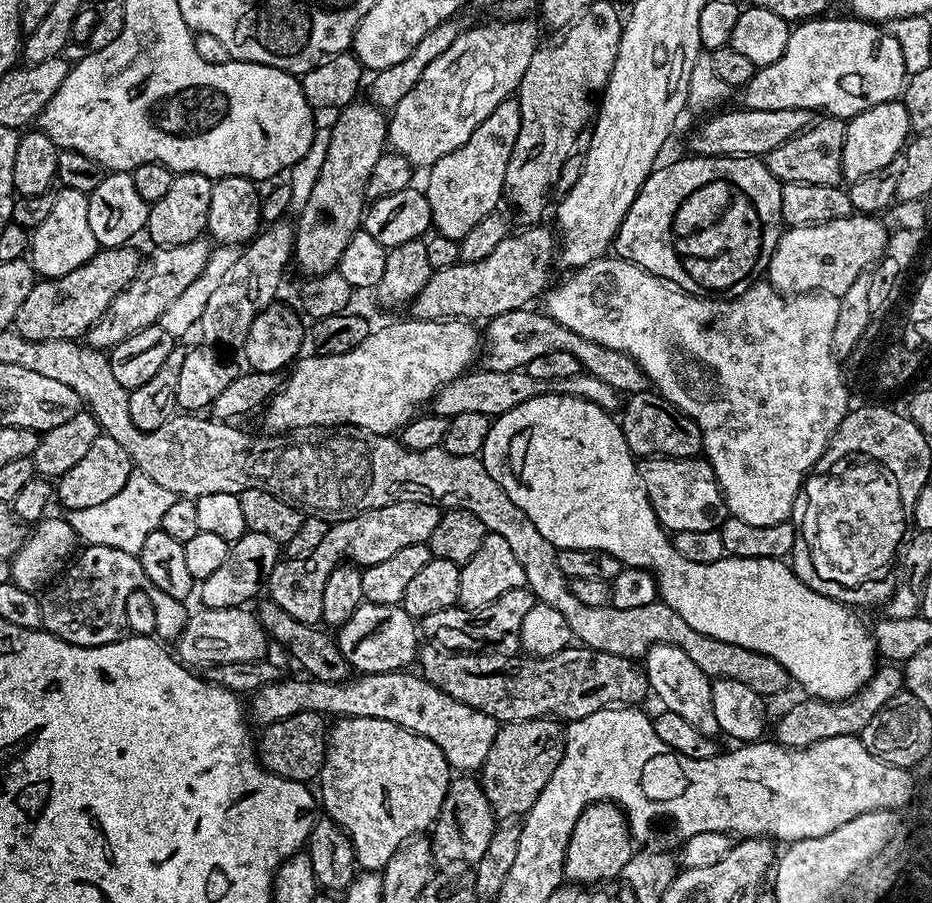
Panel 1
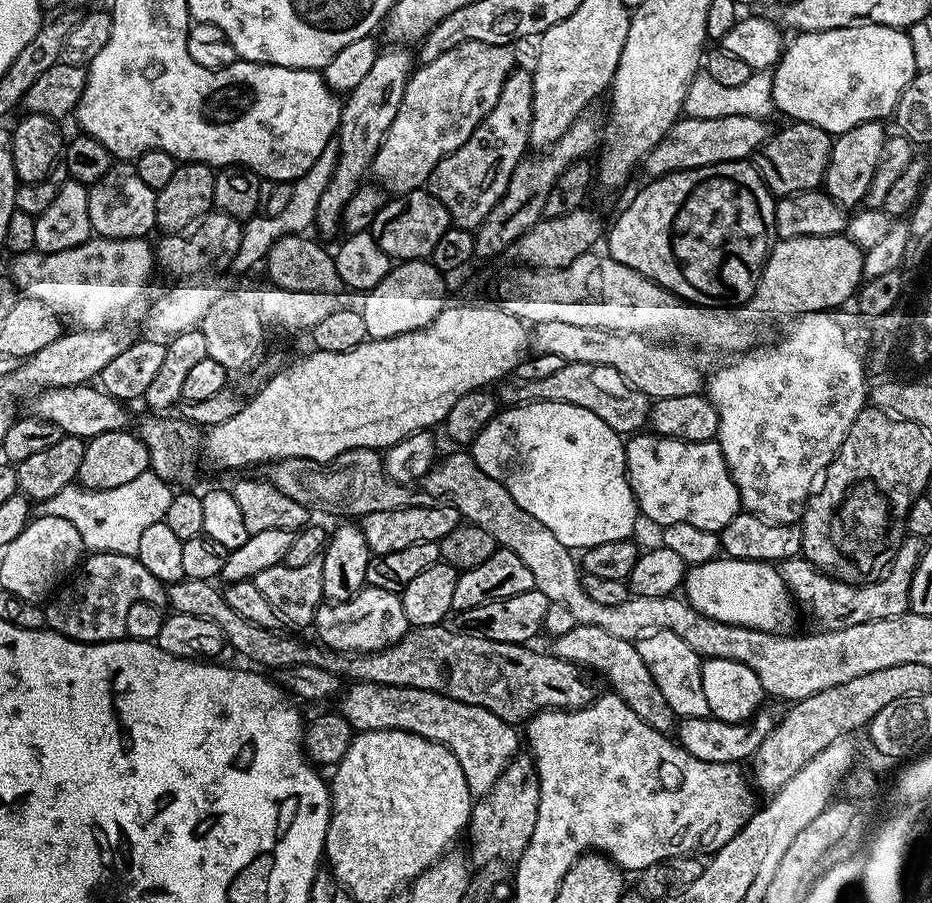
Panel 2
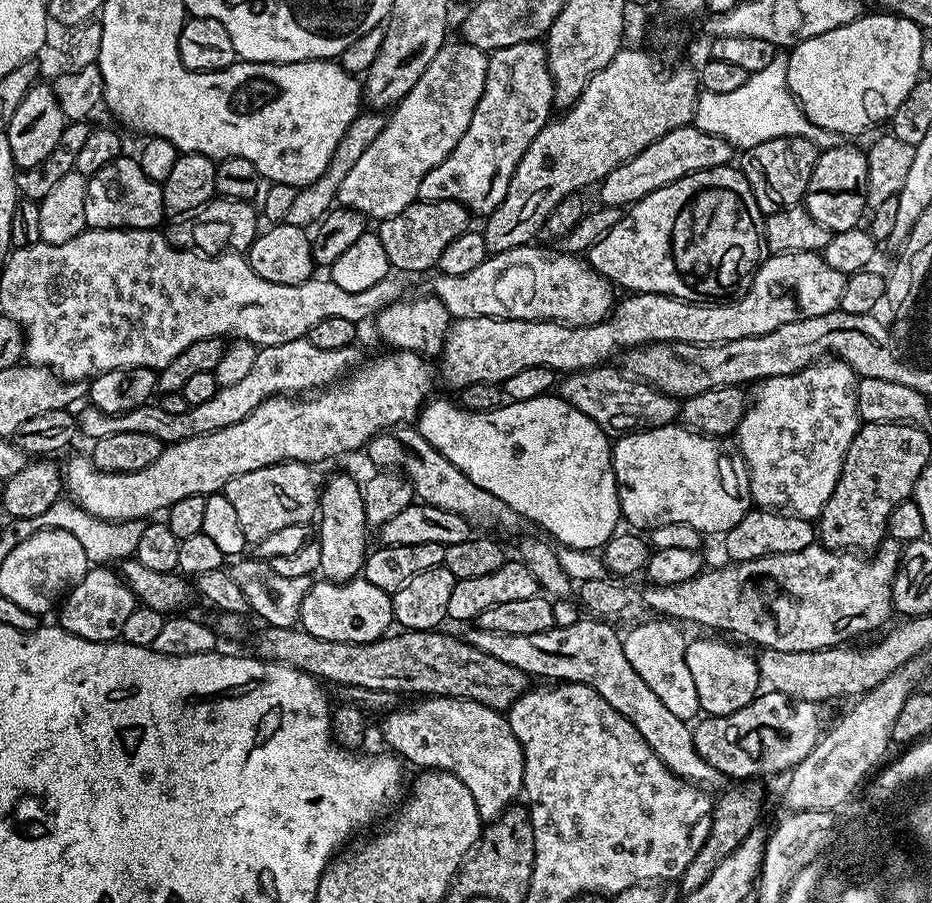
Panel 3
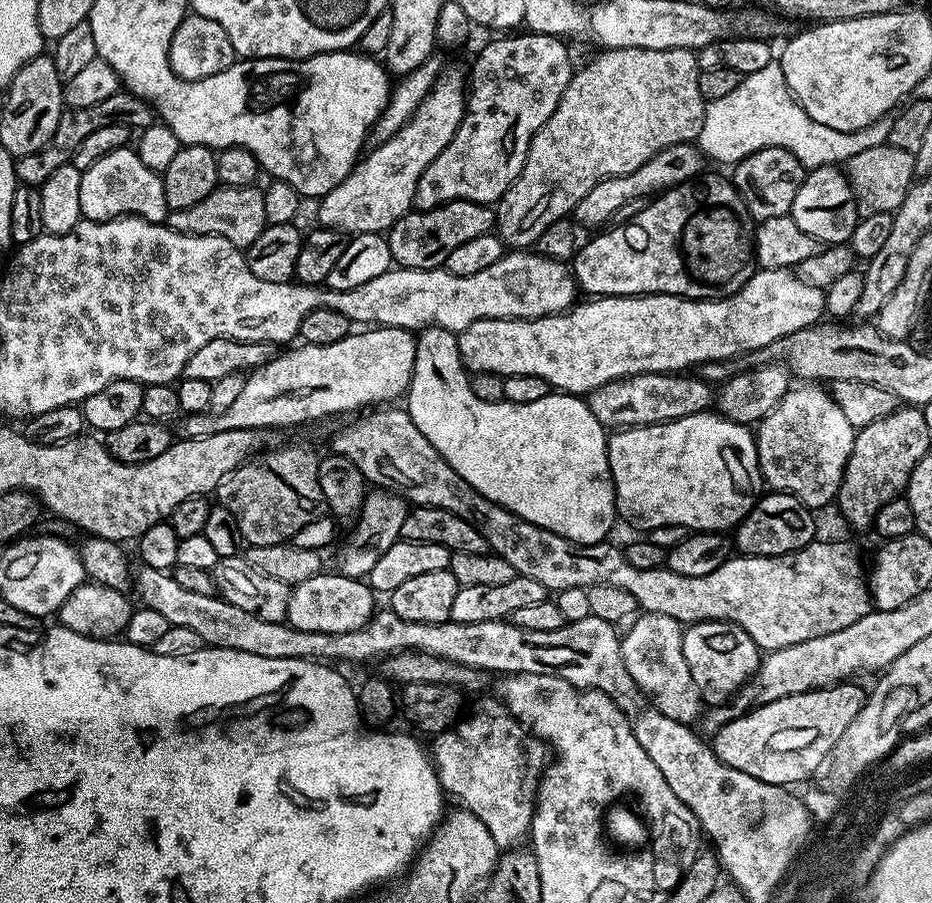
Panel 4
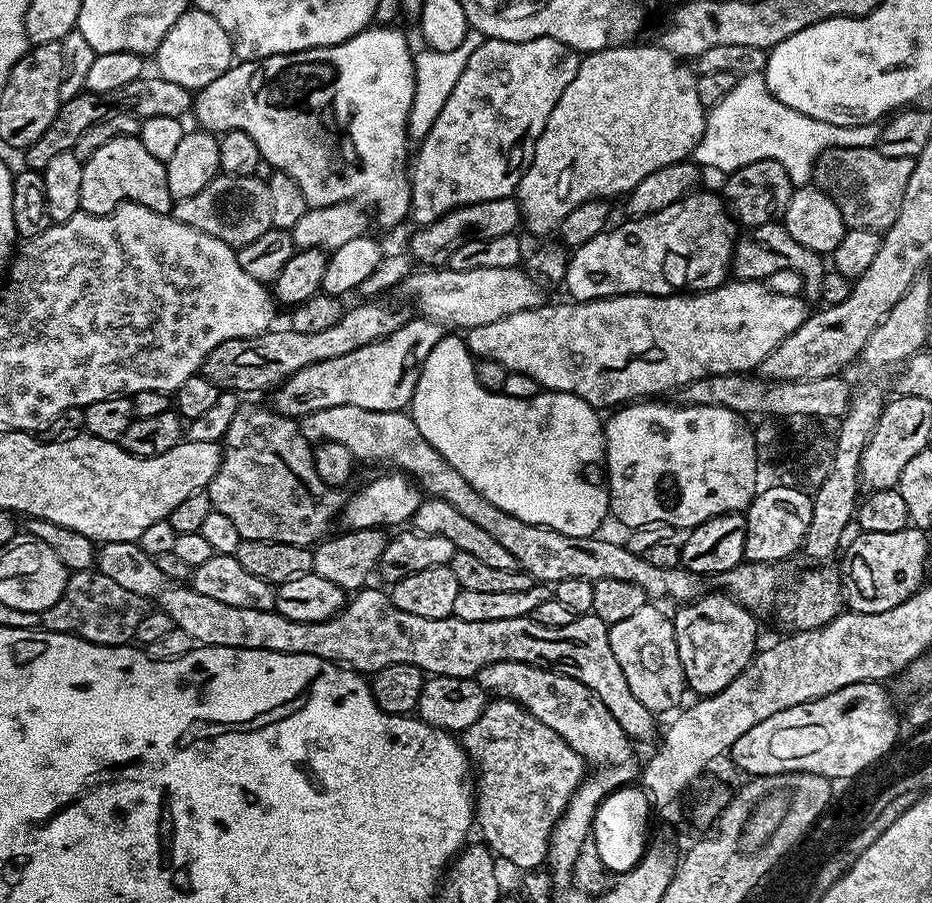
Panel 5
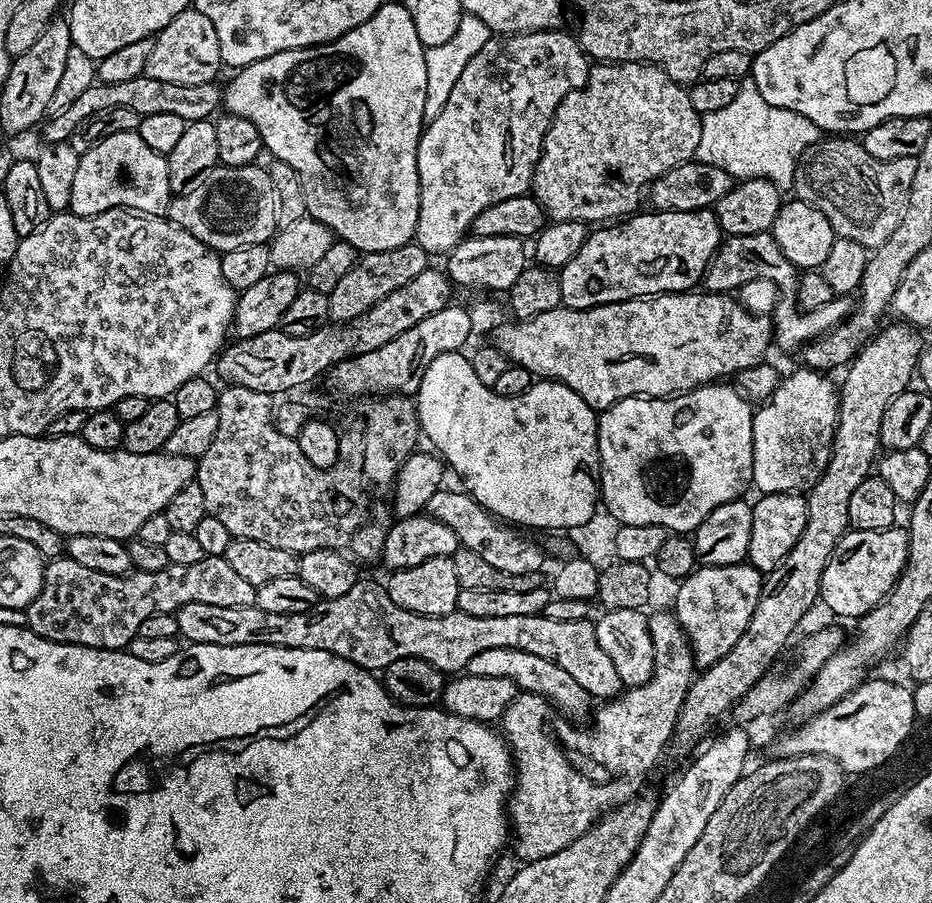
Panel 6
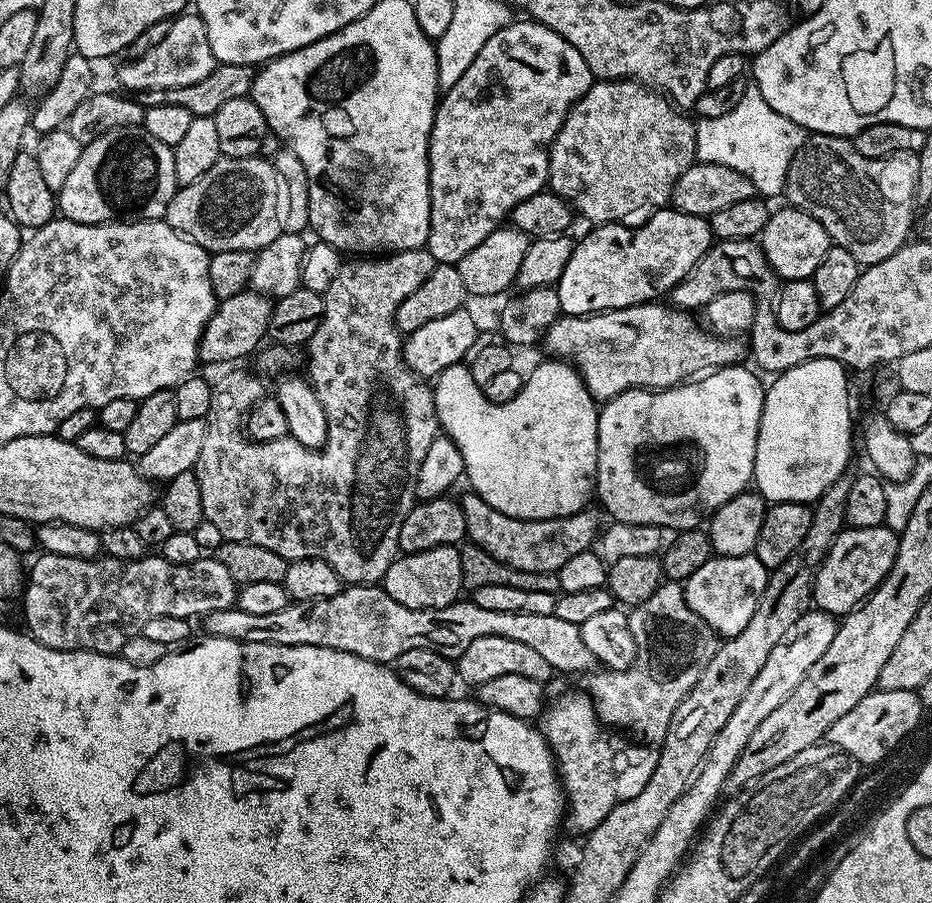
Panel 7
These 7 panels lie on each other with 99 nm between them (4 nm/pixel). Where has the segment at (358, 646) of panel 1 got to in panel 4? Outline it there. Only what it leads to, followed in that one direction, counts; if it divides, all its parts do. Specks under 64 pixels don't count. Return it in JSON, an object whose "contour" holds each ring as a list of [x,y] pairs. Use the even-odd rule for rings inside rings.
{"contour":[[[324,570],[319,576],[306,578],[306,582],[292,588],[286,622],[298,630],[307,632],[346,634],[350,630],[366,626],[372,613],[377,611],[376,600],[378,600],[377,593],[373,592],[363,579],[355,580],[332,570]]]}

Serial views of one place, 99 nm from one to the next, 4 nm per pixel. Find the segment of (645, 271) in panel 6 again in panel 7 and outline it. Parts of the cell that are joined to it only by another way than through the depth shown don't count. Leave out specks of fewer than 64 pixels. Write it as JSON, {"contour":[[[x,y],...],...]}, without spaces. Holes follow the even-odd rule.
{"contour":[[[671,206],[649,216],[652,217],[633,232],[627,223],[613,222],[593,227],[589,236],[578,240],[562,278],[554,286],[563,315],[589,316],[592,312],[655,301],[663,297],[663,292],[671,293],[672,287],[694,270],[698,258],[714,243],[705,217],[678,212]]]}

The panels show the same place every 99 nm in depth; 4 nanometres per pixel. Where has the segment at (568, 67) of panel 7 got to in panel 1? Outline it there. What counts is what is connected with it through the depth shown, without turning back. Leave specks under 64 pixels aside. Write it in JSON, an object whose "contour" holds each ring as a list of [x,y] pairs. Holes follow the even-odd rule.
{"contour":[[[516,98],[503,100],[498,107],[458,146],[458,150],[450,150],[438,162],[427,169],[428,188],[426,195],[430,202],[432,228],[439,235],[459,242],[482,218],[493,215],[497,211],[496,203],[505,195],[506,166],[510,162],[510,154],[514,154],[514,142],[518,142],[518,126],[520,125],[520,101]]]}

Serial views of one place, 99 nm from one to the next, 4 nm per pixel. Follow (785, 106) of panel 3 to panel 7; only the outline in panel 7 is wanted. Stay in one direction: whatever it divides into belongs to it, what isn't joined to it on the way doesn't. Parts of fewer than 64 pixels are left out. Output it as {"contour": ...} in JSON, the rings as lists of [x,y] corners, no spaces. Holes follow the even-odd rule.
{"contour":[[[748,86],[730,114],[722,114],[722,118],[706,118],[696,124],[696,158],[699,162],[730,166],[730,170],[746,174],[761,197],[779,197],[784,190],[790,162],[805,139],[804,129],[790,122],[790,118],[782,118],[755,86]]]}

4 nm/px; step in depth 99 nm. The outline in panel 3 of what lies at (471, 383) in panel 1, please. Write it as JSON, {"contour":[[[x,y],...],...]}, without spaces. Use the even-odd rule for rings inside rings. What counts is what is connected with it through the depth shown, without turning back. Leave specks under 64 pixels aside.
{"contour":[[[619,367],[581,368],[567,373],[559,381],[558,395],[574,410],[582,410],[609,437],[619,438],[631,432],[654,430],[667,424],[677,423],[681,401],[675,396],[658,390],[652,384],[625,374]]]}

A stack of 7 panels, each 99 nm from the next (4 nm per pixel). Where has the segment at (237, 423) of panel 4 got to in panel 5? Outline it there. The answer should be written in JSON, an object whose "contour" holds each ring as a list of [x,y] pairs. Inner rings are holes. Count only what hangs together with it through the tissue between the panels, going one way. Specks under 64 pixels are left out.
{"contour":[[[410,318],[394,334],[368,346],[358,346],[348,354],[338,354],[338,358],[326,358],[324,362],[314,362],[286,378],[275,389],[275,411],[289,418],[299,418],[314,410],[327,410],[330,406],[362,406],[362,410],[371,412],[399,412],[407,409],[412,402],[412,395],[418,382],[420,368],[426,362],[426,354],[434,350],[446,334],[445,325],[427,318]]]}

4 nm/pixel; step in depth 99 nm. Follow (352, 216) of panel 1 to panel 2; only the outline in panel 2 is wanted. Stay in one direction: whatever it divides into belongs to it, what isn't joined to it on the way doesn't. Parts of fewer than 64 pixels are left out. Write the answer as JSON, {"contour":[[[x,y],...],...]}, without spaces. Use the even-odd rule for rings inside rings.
{"contour":[[[388,46],[388,49],[377,55],[374,66],[370,66],[366,78],[362,78],[359,86],[343,97],[340,110],[340,125],[336,128],[334,143],[336,145],[336,165],[334,174],[322,190],[322,198],[318,198],[315,231],[324,236],[332,236],[340,228],[342,210],[346,210],[346,202],[350,202],[355,192],[361,188],[363,178],[369,173],[372,160],[378,154],[386,134],[390,130],[390,122],[398,114],[398,106],[402,102],[404,87],[414,71],[414,56],[404,46]]]}

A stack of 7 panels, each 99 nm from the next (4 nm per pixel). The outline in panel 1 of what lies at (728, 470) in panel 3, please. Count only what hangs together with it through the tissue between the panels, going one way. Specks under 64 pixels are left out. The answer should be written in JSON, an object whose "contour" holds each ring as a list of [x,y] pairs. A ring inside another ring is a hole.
{"contour":[[[687,456],[644,458],[639,461],[640,477],[646,486],[650,506],[658,522],[669,533],[682,530],[717,530],[728,516],[724,493],[707,459]]]}

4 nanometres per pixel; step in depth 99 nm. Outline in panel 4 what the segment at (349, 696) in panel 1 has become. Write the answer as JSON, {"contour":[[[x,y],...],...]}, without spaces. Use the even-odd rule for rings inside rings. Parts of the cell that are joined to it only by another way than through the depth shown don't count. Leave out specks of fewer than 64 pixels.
{"contour":[[[497,702],[497,704],[488,704],[485,708],[476,708],[472,713],[469,711],[467,714],[461,715],[460,719],[456,721],[451,727],[444,729],[443,732],[435,733],[433,744],[430,744],[430,755],[433,764],[436,766],[436,773],[440,779],[440,786],[444,789],[445,793],[449,797],[452,796],[456,799],[455,803],[466,809],[470,814],[474,814],[474,818],[478,818],[478,822],[482,822],[482,826],[486,826],[486,830],[490,830],[490,838],[494,838],[496,845],[501,850],[512,850],[520,844],[529,839],[532,830],[532,815],[536,809],[536,791],[540,788],[540,777],[544,774],[544,769],[548,767],[550,763],[550,749],[543,739],[538,736],[532,735],[523,724],[514,719],[508,712],[507,707],[503,703]]]}

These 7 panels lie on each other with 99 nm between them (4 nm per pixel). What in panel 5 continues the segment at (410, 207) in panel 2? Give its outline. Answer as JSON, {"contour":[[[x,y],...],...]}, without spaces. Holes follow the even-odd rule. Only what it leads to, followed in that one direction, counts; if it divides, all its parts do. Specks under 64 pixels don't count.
{"contour":[[[512,196],[494,198],[486,202],[474,202],[461,208],[450,210],[442,218],[429,224],[419,225],[409,242],[407,251],[413,261],[420,266],[447,265],[450,254],[458,250],[468,240],[485,240],[513,235],[521,227],[520,204]]]}

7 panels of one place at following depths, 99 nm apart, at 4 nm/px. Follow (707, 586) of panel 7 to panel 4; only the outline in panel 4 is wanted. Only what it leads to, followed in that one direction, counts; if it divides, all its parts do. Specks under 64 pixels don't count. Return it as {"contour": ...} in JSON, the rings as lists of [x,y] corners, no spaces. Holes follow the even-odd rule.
{"contour":[[[707,620],[690,624],[683,629],[683,634],[682,654],[686,654],[686,666],[690,666],[690,678],[694,678],[694,686],[705,705],[727,704],[760,667],[762,649],[756,645],[754,638],[750,638],[750,634],[742,630],[742,626],[731,624],[728,620]]]}

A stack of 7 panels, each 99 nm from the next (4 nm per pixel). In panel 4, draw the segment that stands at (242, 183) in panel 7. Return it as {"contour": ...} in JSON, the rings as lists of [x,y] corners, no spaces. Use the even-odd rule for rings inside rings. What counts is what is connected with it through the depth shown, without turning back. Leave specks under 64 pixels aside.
{"contour":[[[217,186],[202,202],[194,202],[186,210],[171,210],[166,221],[169,228],[176,232],[191,232],[193,234],[216,234],[226,238],[236,248],[246,250],[262,234],[268,224],[266,218],[266,202],[263,191],[259,187],[226,188]]]}

